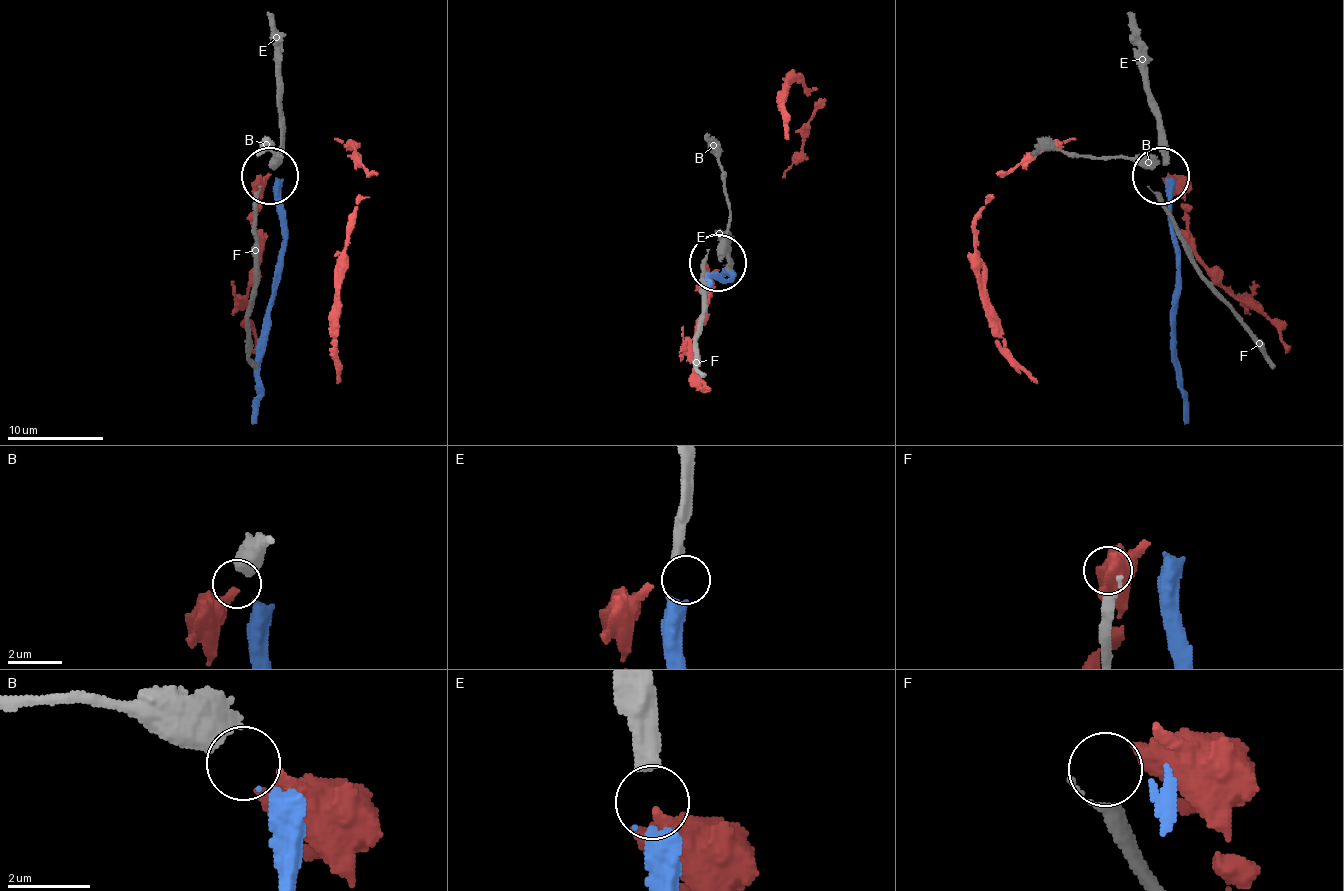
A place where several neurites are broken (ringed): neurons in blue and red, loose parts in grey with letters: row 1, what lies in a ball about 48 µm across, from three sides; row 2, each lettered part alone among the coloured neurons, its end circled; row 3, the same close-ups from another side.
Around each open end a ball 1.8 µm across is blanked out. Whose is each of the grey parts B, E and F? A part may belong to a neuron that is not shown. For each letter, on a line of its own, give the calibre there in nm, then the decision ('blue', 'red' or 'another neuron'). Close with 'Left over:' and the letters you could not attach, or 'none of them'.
B: 800 nm thick; red
E: 480 nm thick; blue
F: 400 nm thick; another neuron
Left over: F

